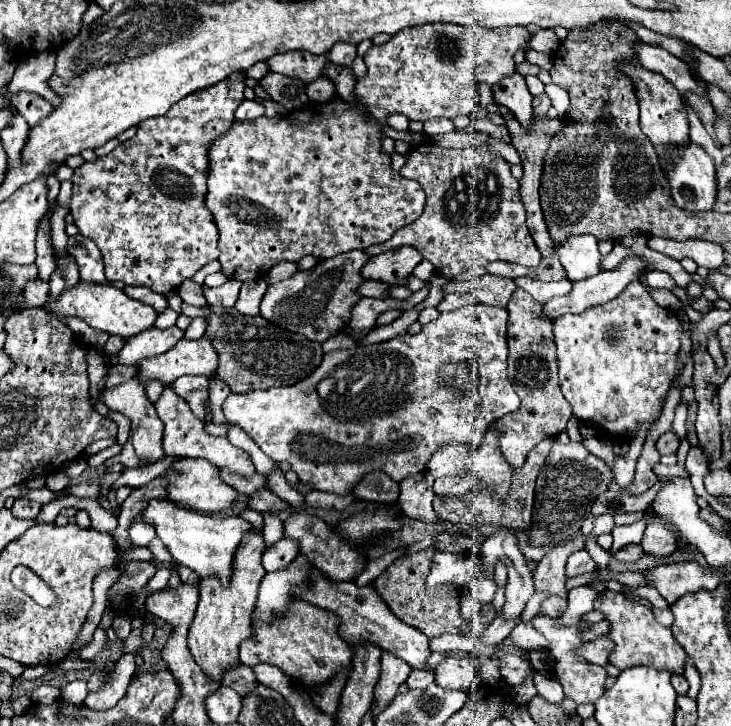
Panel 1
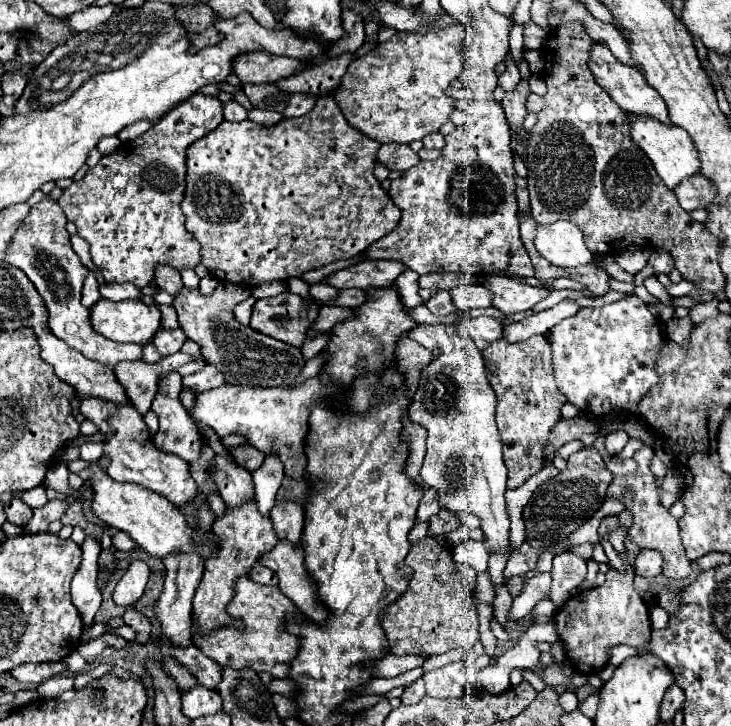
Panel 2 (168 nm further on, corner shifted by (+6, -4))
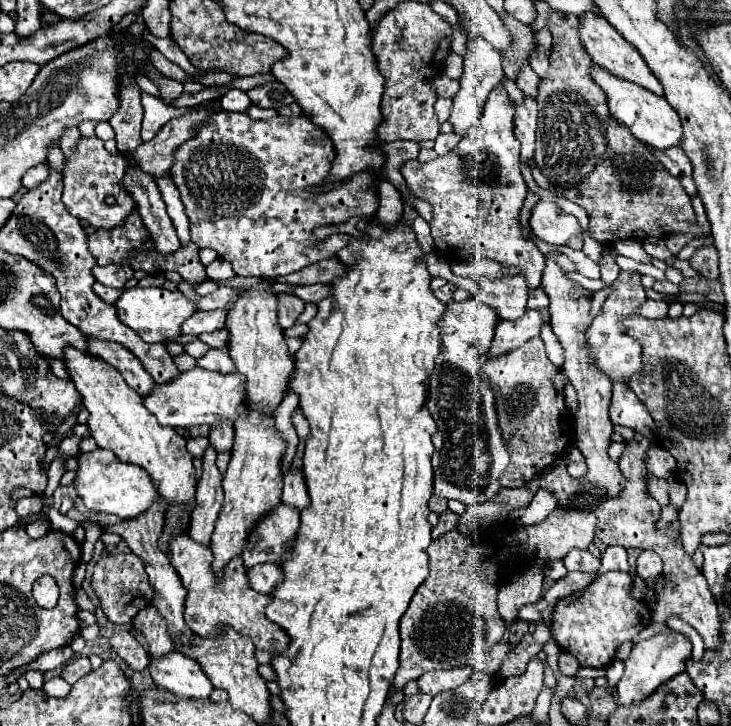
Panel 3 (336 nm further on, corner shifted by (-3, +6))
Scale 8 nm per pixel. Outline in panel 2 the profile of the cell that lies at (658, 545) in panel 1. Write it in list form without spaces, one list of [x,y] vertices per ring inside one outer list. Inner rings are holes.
[[[643,548],[635,558],[635,574],[645,578],[655,578],[657,574],[661,574],[661,566],[663,566],[661,554],[651,548]]]

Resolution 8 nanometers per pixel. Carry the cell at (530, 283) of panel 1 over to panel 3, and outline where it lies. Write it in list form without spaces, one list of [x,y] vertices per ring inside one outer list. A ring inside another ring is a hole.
[[[522,276],[502,278],[458,278],[456,286],[468,290],[474,298],[496,310],[500,320],[516,320],[526,312],[528,286]]]

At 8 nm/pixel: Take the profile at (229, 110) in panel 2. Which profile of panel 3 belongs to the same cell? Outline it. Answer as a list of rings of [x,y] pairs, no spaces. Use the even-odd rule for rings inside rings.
[[[230,90],[220,102],[222,102],[222,108],[230,112],[246,112],[246,108],[252,104],[246,92],[242,90]]]

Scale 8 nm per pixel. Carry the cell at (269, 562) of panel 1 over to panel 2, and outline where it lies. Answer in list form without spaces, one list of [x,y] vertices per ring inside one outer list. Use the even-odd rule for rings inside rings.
[[[257,562],[257,564],[253,566],[249,578],[255,580],[255,582],[259,582],[259,584],[277,584],[275,574],[273,574],[269,568],[265,568],[261,562]]]

